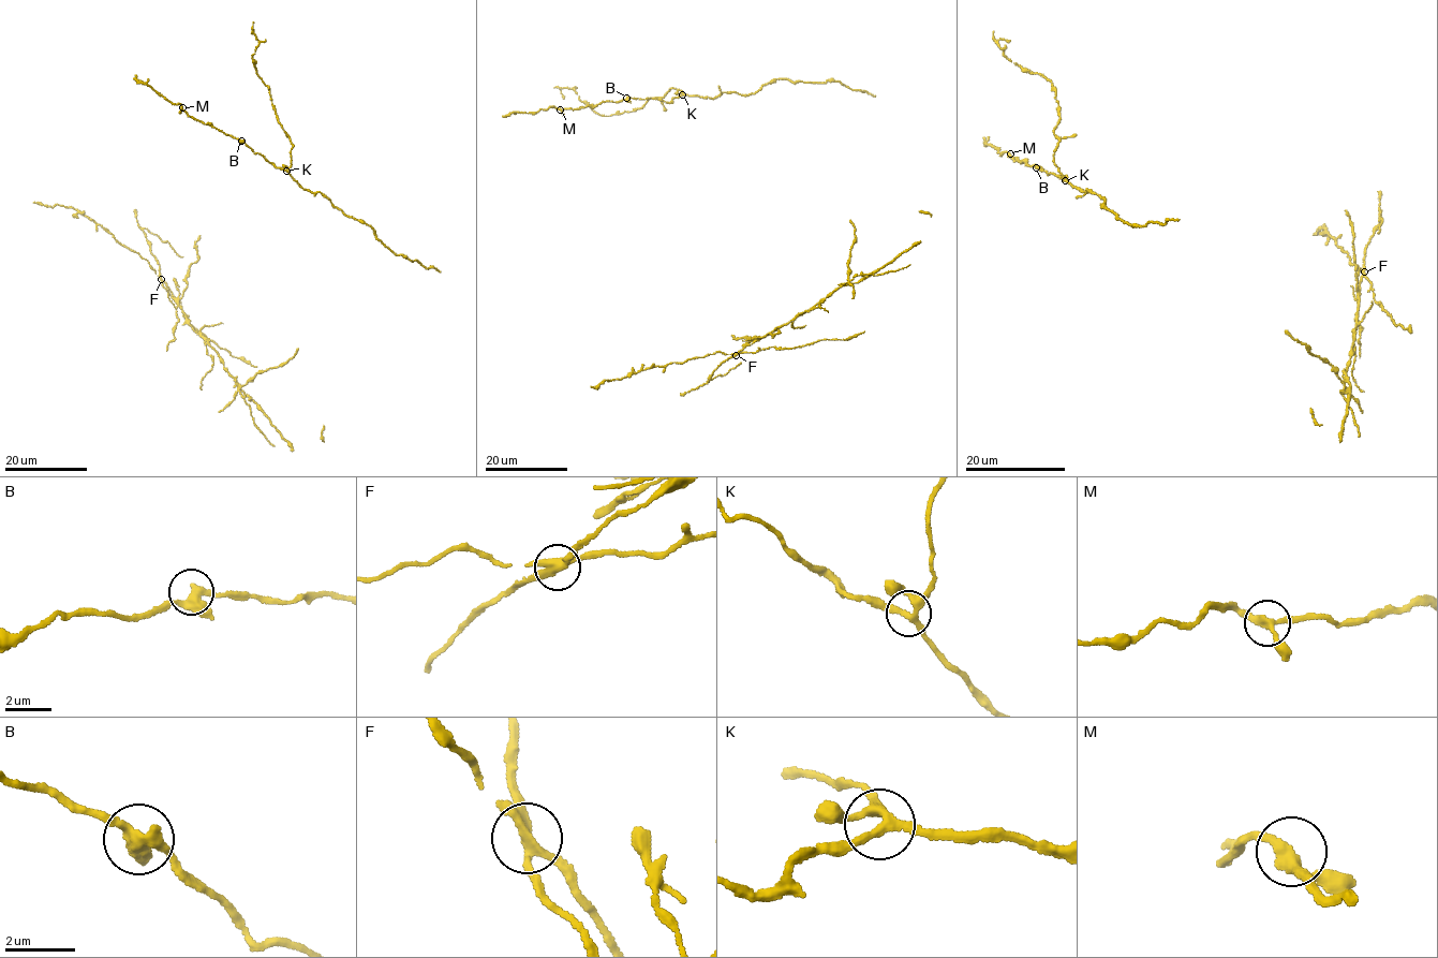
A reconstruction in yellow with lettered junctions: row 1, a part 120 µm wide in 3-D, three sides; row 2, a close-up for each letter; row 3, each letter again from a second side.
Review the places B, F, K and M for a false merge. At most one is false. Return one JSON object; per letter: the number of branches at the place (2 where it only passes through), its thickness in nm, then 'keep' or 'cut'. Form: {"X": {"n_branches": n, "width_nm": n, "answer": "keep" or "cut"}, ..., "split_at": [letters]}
{"B": {"n_branches": 3, "width_nm": 320, "answer": "keep"}, "F": {"n_branches": 4, "width_nm": 300, "answer": "cut"}, "K": {"n_branches": 4, "width_nm": 280, "answer": "keep"}, "M": {"n_branches": 3, "width_nm": 280, "answer": "keep"}, "split_at": ["F"]}

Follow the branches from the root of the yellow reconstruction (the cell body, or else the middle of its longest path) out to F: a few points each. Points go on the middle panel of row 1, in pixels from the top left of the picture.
F: (849, 220), (855, 240), (850, 248), (847, 281), (736, 355)

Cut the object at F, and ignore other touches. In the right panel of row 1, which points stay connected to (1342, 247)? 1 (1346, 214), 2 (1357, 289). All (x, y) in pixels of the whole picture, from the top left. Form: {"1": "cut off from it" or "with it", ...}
{"1": "cut off from it", "2": "cut off from it"}

